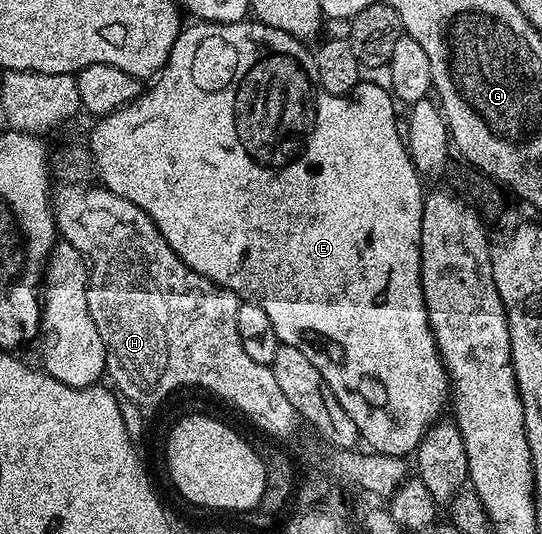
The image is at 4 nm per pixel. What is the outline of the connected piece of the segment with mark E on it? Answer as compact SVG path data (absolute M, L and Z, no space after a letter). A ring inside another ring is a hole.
M196 21L193 24L181 30L166 65L155 76L149 91L148 88L141 90L139 97L125 107L95 120L96 128L86 140L86 146L92 152L99 182L107 191L126 197L126 201L145 211L170 249L174 249L194 273L202 273L217 287L233 291L242 301L260 303L274 324L274 333L278 333L281 344L302 349L302 354L322 373L326 385L330 385L330 393L338 397L350 421L354 421L357 436L363 442L365 439L371 450L383 455L411 456L429 427L441 418L440 410L443 407L445 410L450 399L450 384L448 371L436 349L422 289L420 242L426 187L420 184L421 172L416 170L408 154L401 124L400 127L396 124L397 104L391 90L360 81L351 94L331 95L320 87L315 54L308 52L304 48L307 46L290 33L282 33L282 29L267 27L259 21Z

